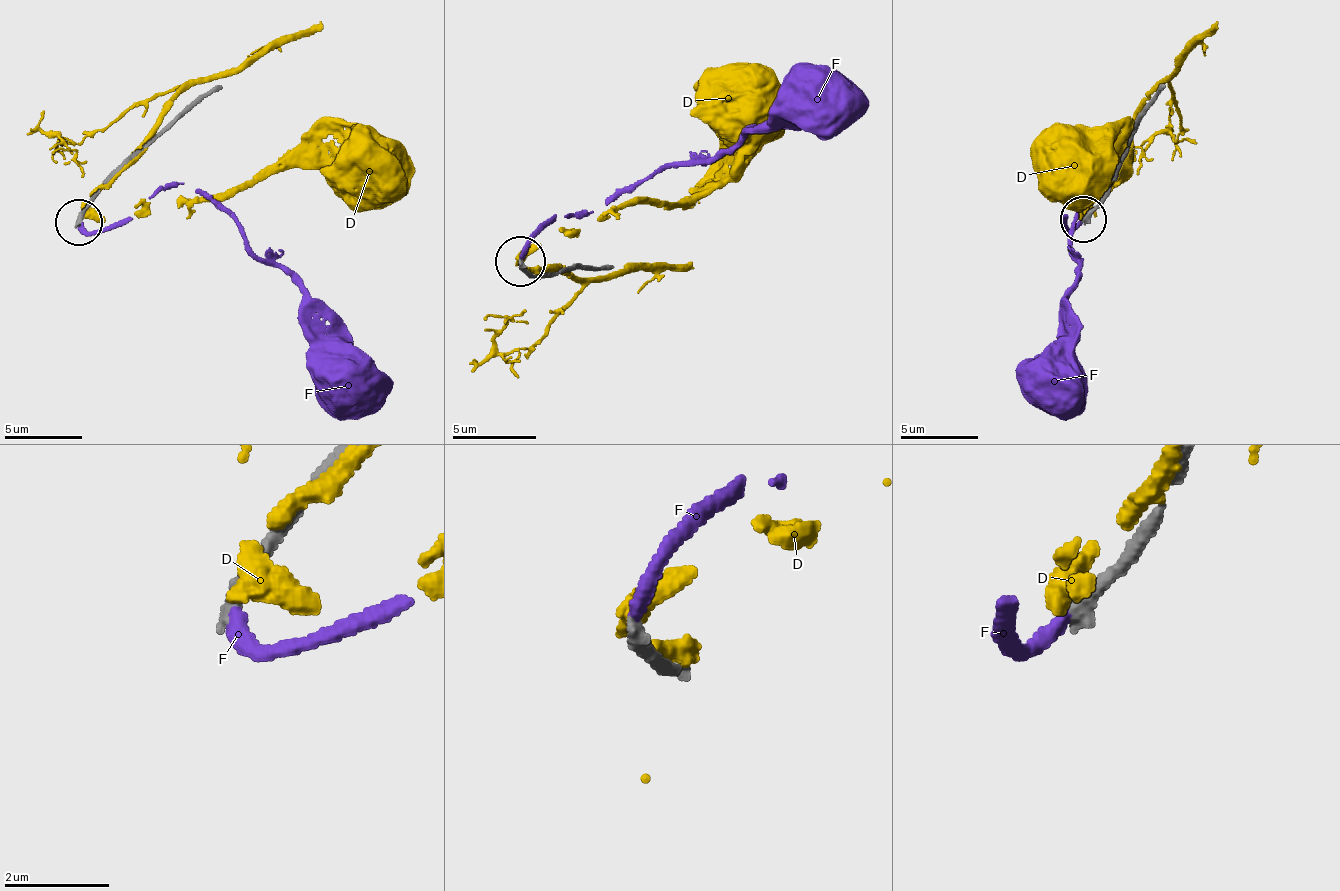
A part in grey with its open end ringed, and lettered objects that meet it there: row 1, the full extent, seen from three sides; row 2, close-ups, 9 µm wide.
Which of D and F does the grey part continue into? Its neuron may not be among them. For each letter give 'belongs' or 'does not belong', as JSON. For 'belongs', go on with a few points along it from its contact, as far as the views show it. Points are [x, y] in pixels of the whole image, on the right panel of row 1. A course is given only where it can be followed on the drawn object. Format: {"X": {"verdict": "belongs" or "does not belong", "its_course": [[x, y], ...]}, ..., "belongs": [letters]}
{"D": {"verdict": "does not belong"}, "F": {"verdict": "belongs", "its_course": [[1083, 220], [1067, 228], [1065, 217], [1087, 182], [1071, 245], [1080, 261], [1067, 300], [1067, 367], [1060, 371]]}, "belongs": ["F"]}

